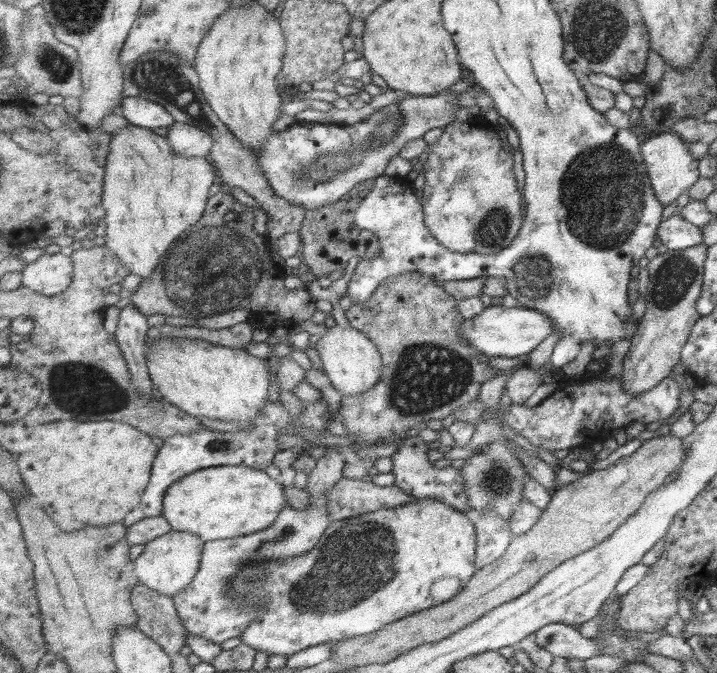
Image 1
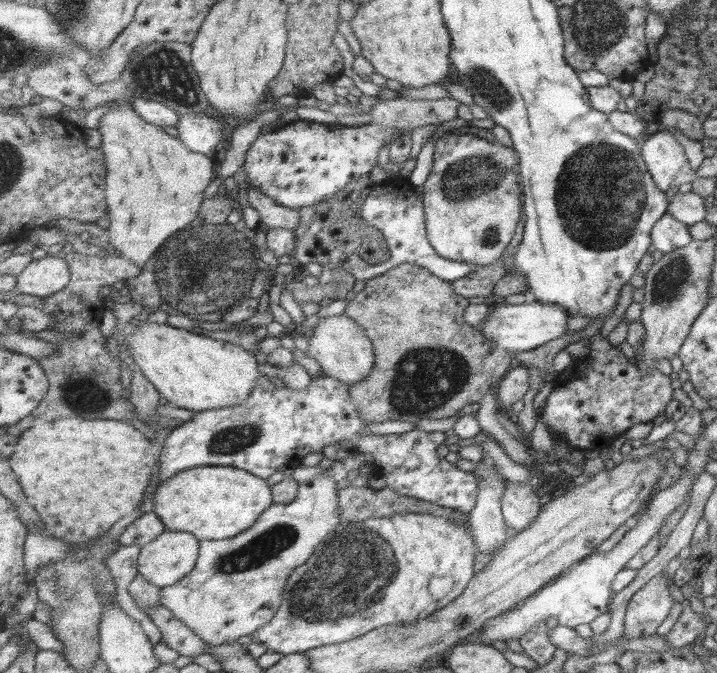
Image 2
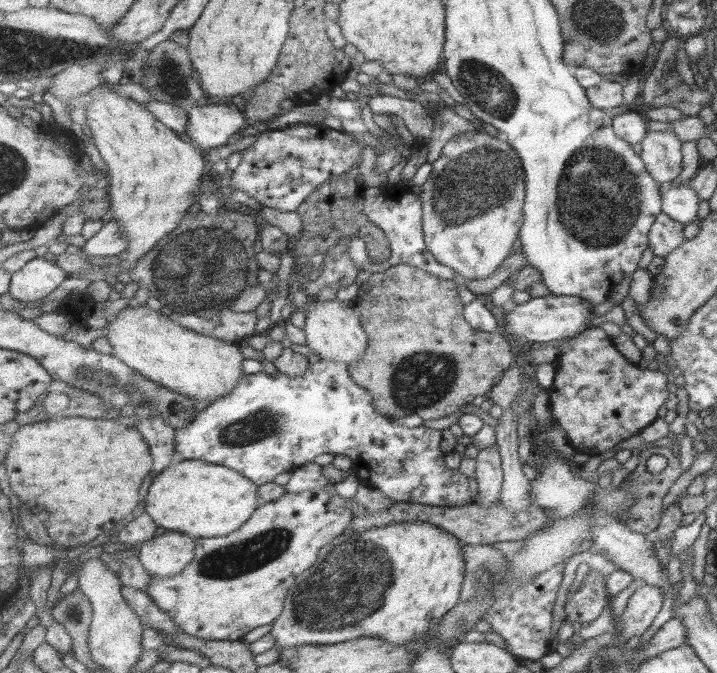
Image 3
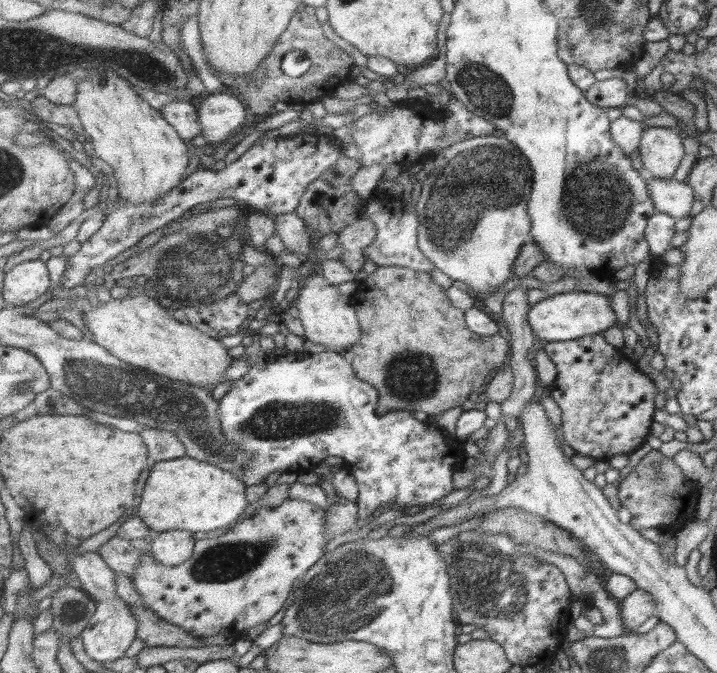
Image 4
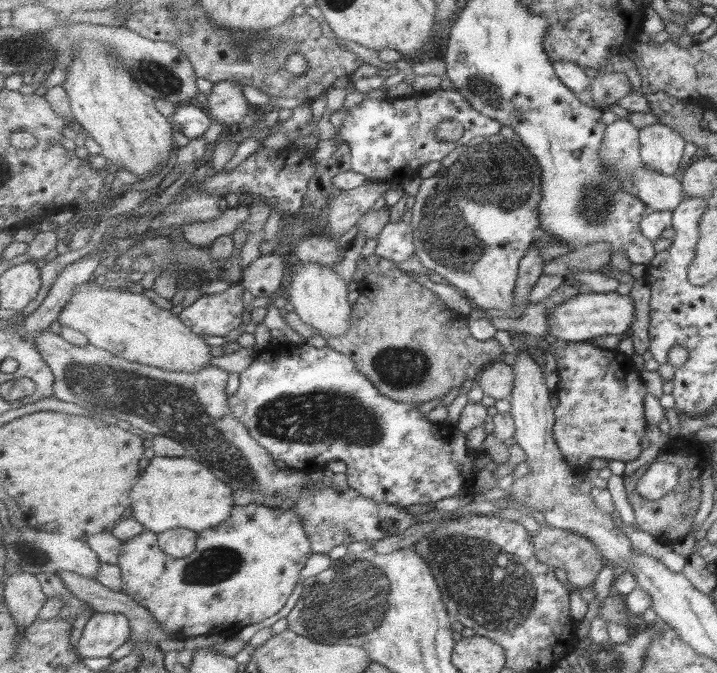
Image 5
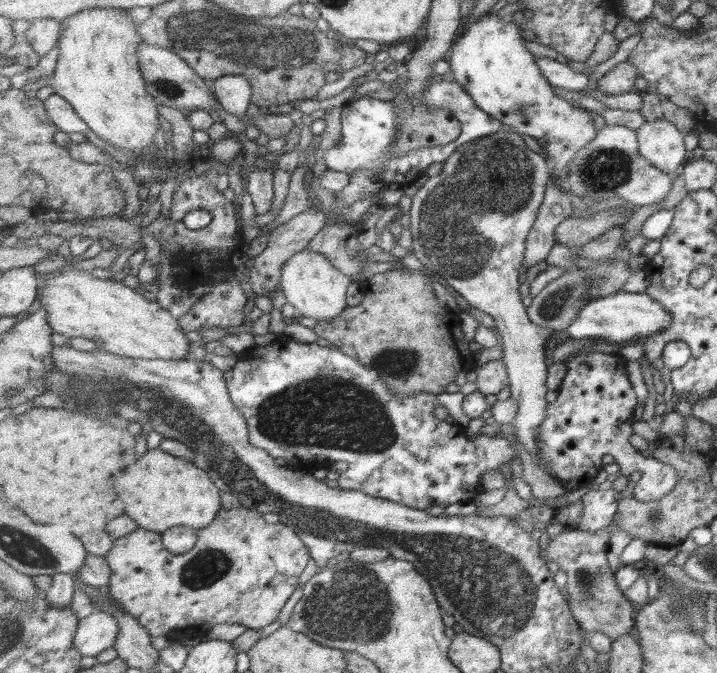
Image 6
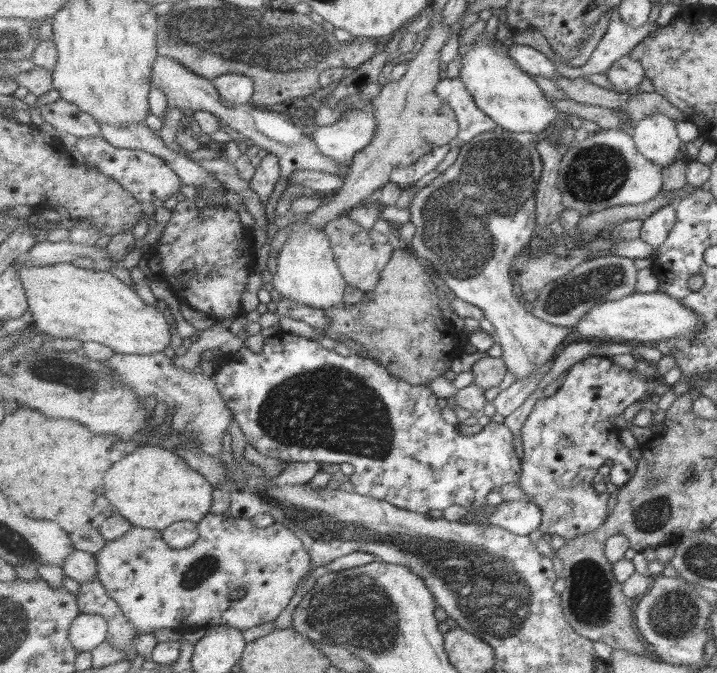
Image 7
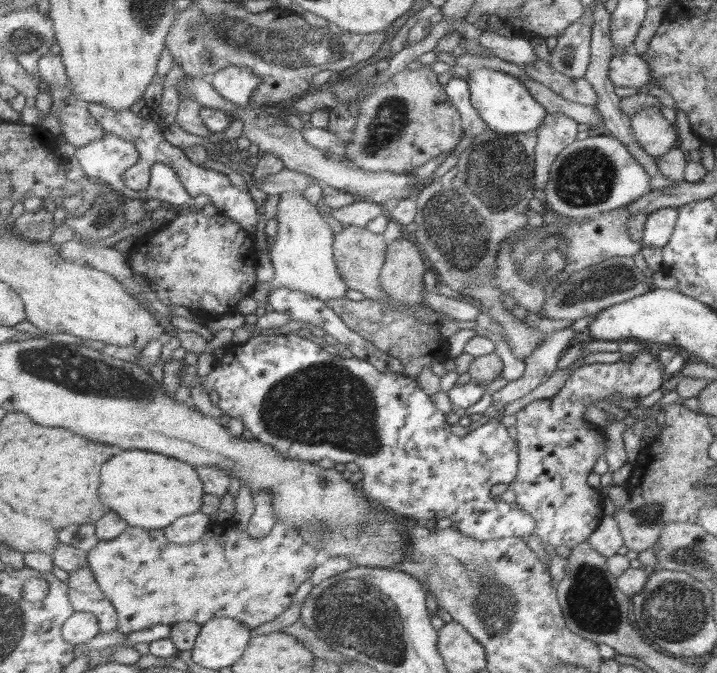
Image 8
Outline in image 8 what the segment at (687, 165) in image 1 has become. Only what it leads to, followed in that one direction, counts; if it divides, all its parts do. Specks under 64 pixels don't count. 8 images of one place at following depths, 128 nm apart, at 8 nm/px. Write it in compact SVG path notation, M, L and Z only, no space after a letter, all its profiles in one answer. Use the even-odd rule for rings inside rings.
M641 108L629 119L637 144L653 158L675 146L678 131L665 120L658 108Z

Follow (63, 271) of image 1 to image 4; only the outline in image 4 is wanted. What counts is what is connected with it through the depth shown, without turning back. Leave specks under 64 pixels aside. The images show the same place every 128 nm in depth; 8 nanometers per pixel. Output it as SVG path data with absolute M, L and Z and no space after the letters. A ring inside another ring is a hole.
M30 260L14 266L4 280L2 290L4 300L8 306L23 306L27 302L33 302L41 298L51 280L47 273L47 264L41 260Z

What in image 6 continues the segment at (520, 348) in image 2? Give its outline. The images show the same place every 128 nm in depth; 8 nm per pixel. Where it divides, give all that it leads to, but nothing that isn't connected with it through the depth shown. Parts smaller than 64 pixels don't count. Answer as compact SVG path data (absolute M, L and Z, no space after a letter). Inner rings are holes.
M619 291L603 298L590 300L580 308L574 316L572 323L564 328L567 337L603 339L605 342L617 342L621 345L632 342L636 339L643 339L645 336L655 334L671 322L671 315L662 304L653 300L647 293L632 293Z

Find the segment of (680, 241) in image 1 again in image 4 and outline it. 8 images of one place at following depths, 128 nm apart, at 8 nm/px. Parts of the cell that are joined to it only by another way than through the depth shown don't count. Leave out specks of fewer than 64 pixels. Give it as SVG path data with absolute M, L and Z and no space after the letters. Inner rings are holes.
M654 212L647 219L644 238L652 256L663 254L667 249L671 249L669 244L671 244L671 238L675 236L674 222L675 219L672 216L661 212Z

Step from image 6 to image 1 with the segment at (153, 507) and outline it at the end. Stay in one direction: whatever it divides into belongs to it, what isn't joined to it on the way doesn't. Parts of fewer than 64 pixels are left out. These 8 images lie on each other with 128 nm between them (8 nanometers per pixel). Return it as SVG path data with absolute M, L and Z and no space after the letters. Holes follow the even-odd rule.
M245 466L212 467L195 472L173 483L165 496L162 515L171 523L173 531L187 531L199 535L207 543L223 538L235 538L270 527L283 508L287 508L287 493L281 480L273 480L267 472Z

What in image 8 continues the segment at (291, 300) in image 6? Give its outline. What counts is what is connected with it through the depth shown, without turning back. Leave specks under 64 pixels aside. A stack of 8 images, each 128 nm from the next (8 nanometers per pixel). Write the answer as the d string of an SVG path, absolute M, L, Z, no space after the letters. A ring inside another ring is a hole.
M288 190L280 195L276 208L274 218L278 222L277 234L269 251L275 273L267 284L259 288L273 291L281 288L297 289L325 302L345 298L350 288L338 271L334 257L335 235L318 205L313 206L301 191Z

